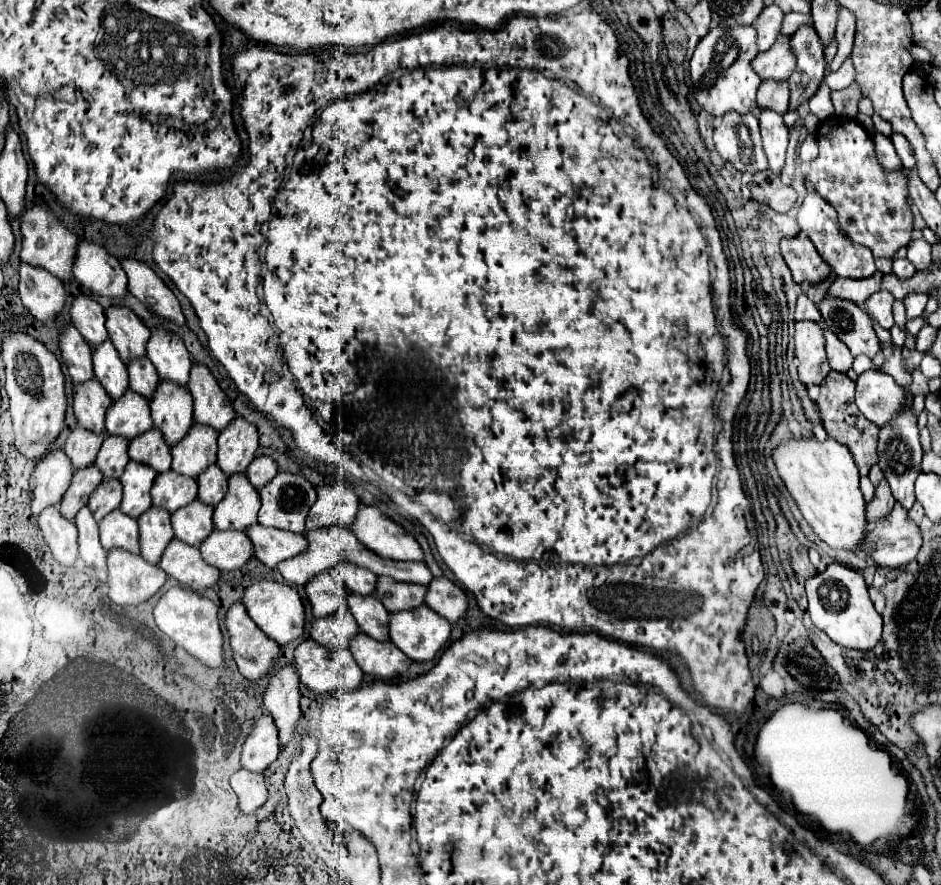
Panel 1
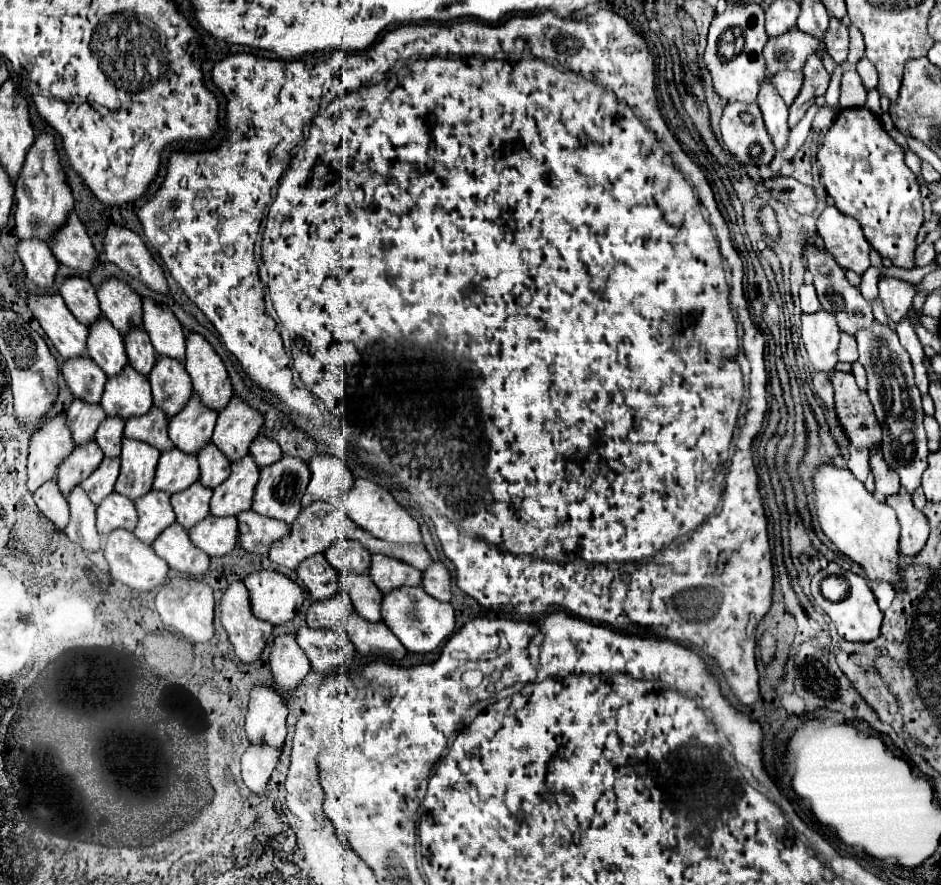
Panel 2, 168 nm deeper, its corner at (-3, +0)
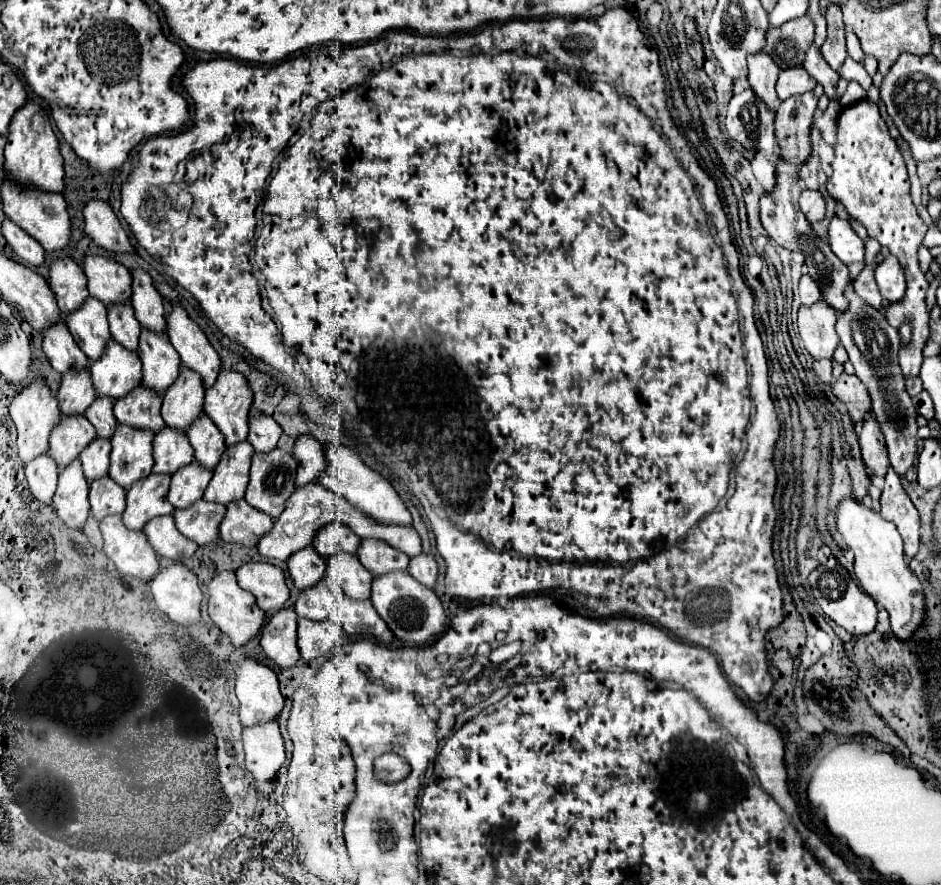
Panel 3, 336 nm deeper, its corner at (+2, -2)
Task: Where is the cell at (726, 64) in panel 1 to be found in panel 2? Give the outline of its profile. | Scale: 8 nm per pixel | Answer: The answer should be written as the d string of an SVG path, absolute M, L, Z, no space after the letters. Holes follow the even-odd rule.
M727 3L723 13L717 13L709 27L707 47L705 47L705 65L713 75L713 85L719 97L741 103L755 103L759 85L767 75L765 59L761 51L769 39L765 33L765 11L759 3Z

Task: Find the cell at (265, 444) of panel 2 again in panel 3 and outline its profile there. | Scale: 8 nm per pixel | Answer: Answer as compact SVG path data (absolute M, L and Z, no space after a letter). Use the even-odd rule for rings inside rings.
M268 415L250 417L248 443L252 443L256 453L272 451L276 447L276 443L278 443L280 435L282 435L282 429L272 417L268 417Z

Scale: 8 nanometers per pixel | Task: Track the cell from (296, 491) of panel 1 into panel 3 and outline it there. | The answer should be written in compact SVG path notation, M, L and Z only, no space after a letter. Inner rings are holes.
M282 449L270 453L254 453L250 483L246 491L246 503L254 509L278 517L284 511L284 503L294 493L298 463Z

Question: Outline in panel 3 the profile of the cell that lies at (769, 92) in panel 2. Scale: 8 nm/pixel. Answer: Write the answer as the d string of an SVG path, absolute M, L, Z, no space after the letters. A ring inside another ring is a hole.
M758 53L758 55L750 55L748 57L748 81L752 91L756 93L756 97L760 97L764 101L764 105L768 105L770 111L776 111L780 101L776 97L776 79L778 79L778 67L772 61L770 55L766 53Z

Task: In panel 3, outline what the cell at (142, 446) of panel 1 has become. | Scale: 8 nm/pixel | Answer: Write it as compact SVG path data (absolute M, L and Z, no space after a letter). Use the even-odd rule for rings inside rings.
M140 385L128 397L114 403L114 417L122 425L158 433L164 427L164 421L160 417L160 403L162 397L158 393Z

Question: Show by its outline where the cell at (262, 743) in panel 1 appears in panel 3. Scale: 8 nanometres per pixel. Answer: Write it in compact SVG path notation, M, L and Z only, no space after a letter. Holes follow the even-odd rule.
M244 657L244 661L236 669L236 695L240 701L240 723L242 723L242 727L254 727L258 723L276 721L282 707L284 707L284 697L278 689L276 673L270 671L266 665L260 665L258 661L250 659L250 657Z

